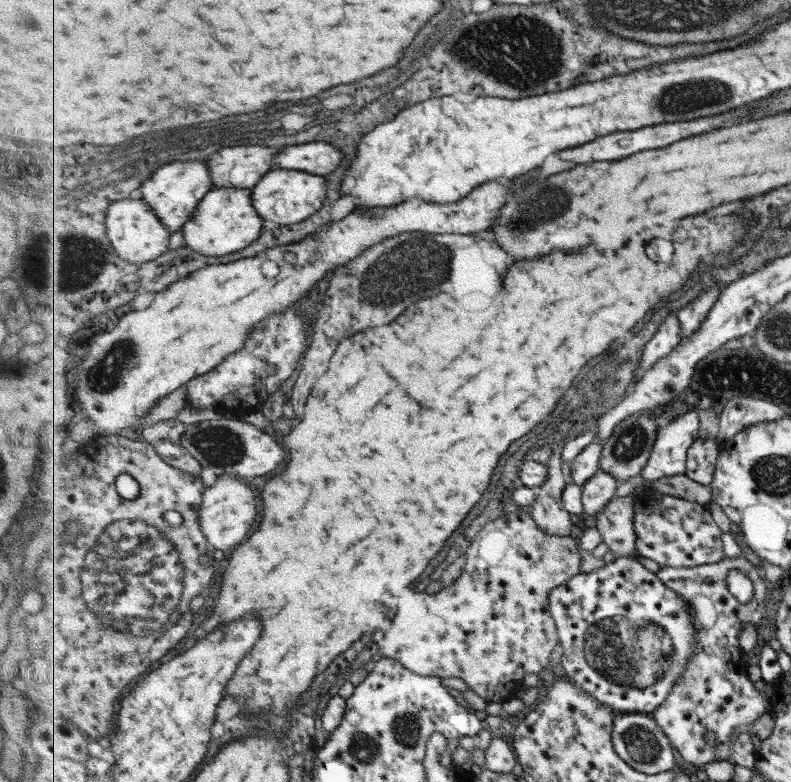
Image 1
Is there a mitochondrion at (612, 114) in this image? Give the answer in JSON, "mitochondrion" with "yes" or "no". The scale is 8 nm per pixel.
{"mitochondrion":"no"}

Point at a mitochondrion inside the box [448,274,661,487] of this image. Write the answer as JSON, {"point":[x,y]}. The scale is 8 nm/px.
{"point":[631,441]}

